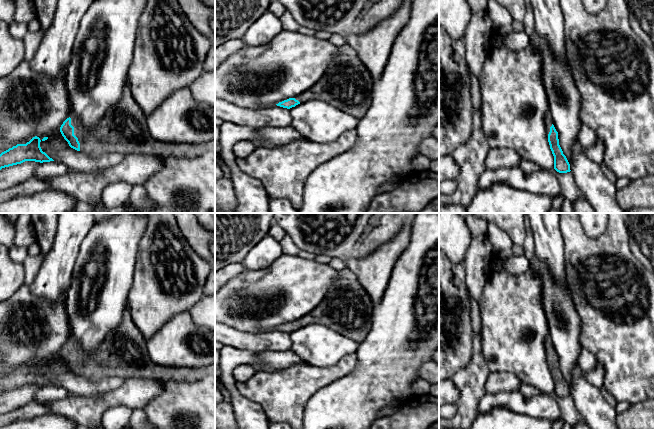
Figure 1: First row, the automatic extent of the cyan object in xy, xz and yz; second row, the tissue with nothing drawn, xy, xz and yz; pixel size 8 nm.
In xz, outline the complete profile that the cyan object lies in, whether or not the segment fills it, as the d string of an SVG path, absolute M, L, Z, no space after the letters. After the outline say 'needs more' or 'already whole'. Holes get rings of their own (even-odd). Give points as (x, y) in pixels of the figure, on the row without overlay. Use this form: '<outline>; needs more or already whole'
M346 267L338 271L327 296L311 312L276 329L290 333L305 325L321 324L360 343L370 331L373 309L369 294Z; needs more

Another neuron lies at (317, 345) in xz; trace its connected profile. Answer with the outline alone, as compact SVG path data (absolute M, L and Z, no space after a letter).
M309 324L289 333L292 351L305 363L318 367L336 365L344 356L355 354L359 343L321 324Z

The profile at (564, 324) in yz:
M536 255L529 260L529 270L540 279L542 305L547 319L548 334L558 356L559 369L569 388L571 372L583 350L580 344L581 318L576 310L568 285L560 284L551 268Z

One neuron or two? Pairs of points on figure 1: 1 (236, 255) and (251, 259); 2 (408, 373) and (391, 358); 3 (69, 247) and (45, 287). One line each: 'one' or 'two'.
1: two
2: one
3: one

